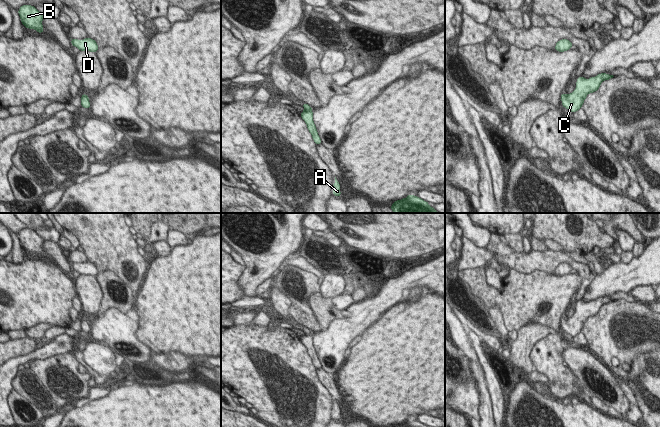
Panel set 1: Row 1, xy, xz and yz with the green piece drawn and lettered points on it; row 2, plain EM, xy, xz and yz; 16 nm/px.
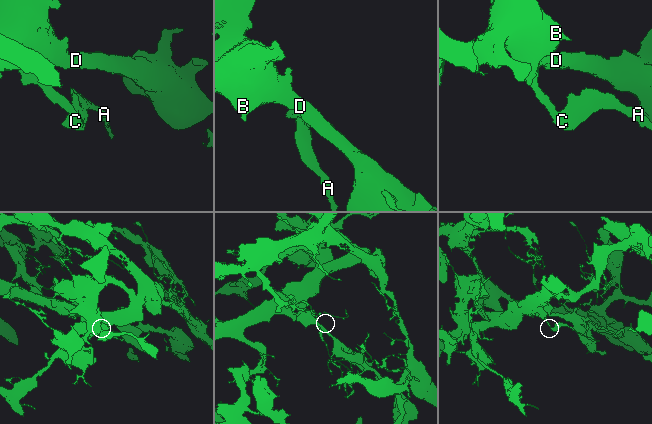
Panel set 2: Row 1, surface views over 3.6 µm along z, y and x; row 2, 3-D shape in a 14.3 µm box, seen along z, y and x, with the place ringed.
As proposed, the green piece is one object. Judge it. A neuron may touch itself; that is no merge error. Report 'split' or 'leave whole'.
leave whole

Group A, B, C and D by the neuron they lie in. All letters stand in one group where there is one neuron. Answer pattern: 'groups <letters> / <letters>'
groups A B C D

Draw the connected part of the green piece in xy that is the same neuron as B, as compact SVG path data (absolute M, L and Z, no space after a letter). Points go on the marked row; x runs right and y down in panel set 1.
M23 5L19 8L18 14L24 27L34 29L38 33L44 31L42 25L44 15L35 6Z

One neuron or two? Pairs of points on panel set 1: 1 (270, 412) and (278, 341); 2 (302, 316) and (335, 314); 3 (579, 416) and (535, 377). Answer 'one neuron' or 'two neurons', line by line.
1: one neuron
2: two neurons
3: two neurons

